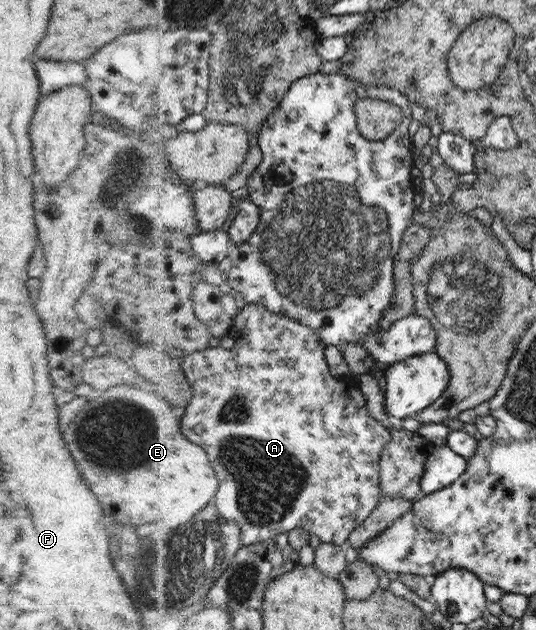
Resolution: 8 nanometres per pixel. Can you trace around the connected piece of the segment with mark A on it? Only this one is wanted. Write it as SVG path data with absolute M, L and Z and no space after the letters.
M248 303L241 313L238 313L233 327L235 346L227 350L223 347L209 347L182 360L182 368L188 380L192 383L194 397L187 410L182 414L182 430L187 438L204 446L213 460L215 470L218 470L222 485L215 502L224 522L233 522L243 530L243 544L245 546L262 545L281 534L303 528L311 535L319 537L325 543L334 543L346 547L350 544L355 530L367 522L382 504L384 490L382 488L382 454L387 445L393 441L393 431L382 420L370 413L369 399L359 386L349 385L349 381L339 380L331 372L327 360L328 342L311 326L290 316L277 314L269 310L264 304Z

